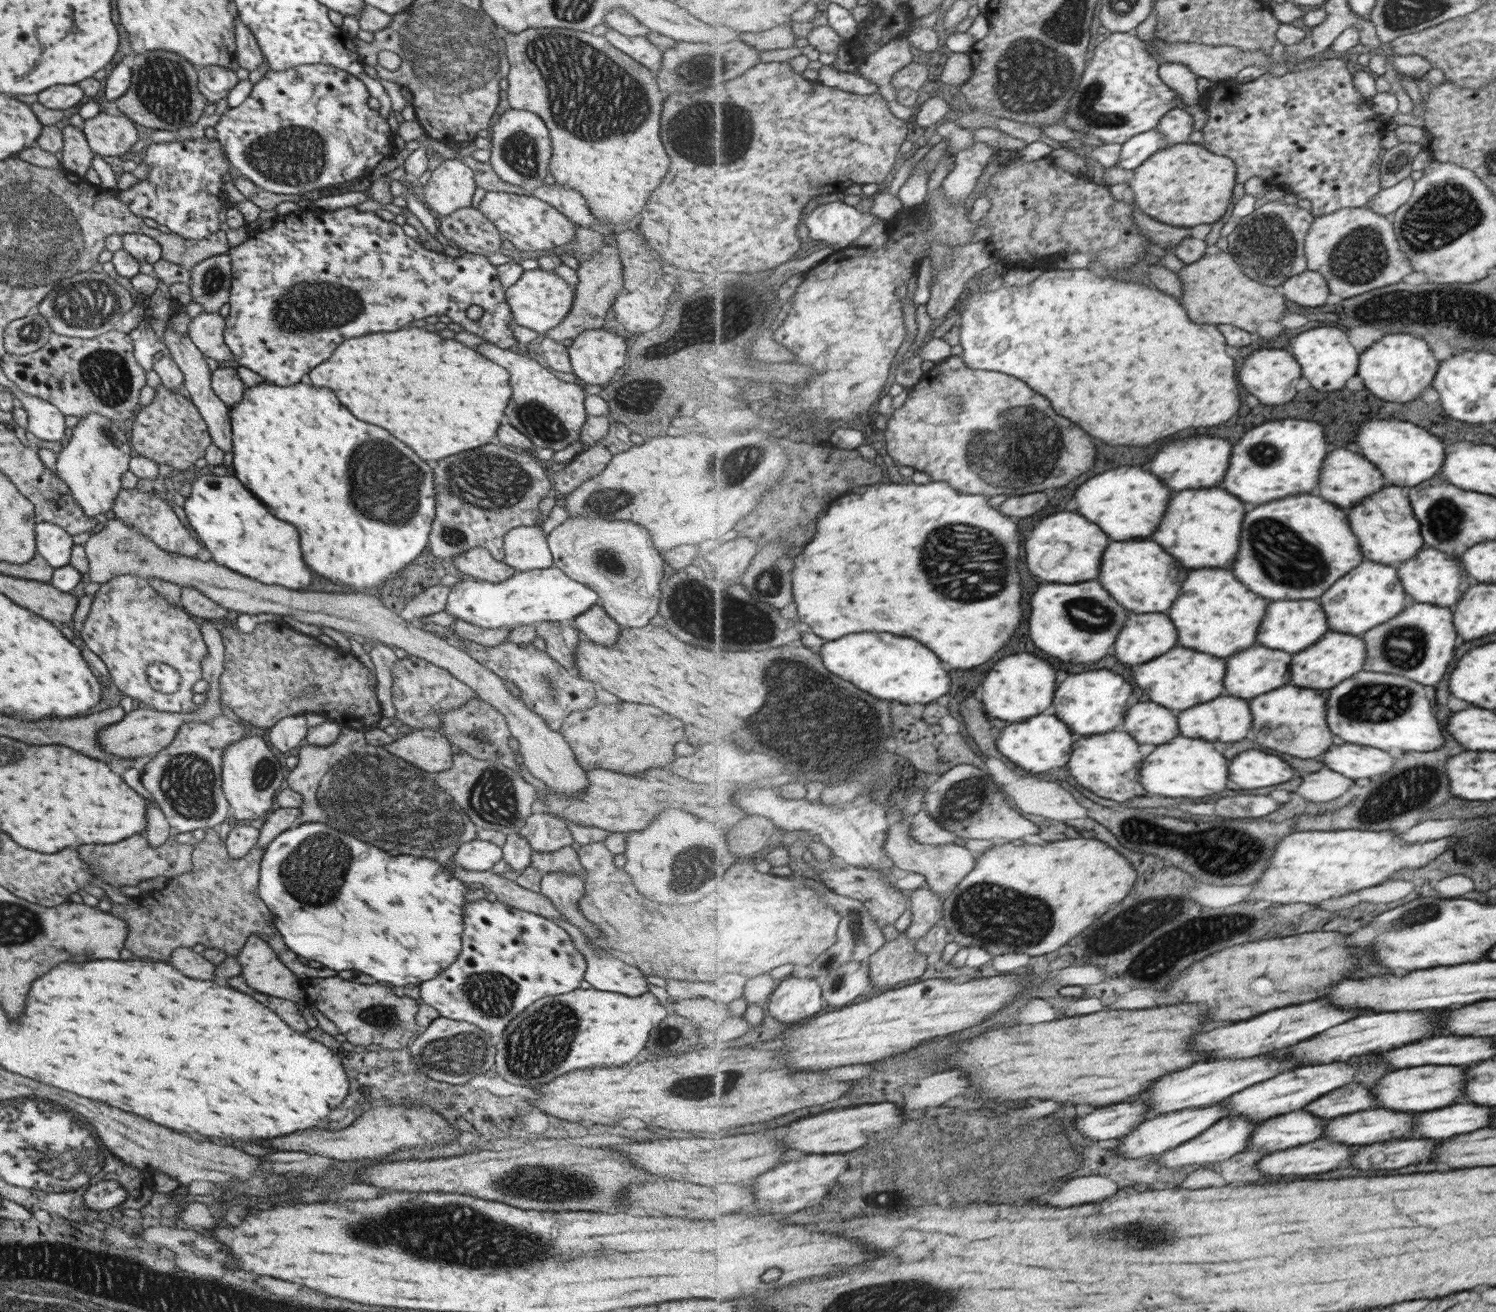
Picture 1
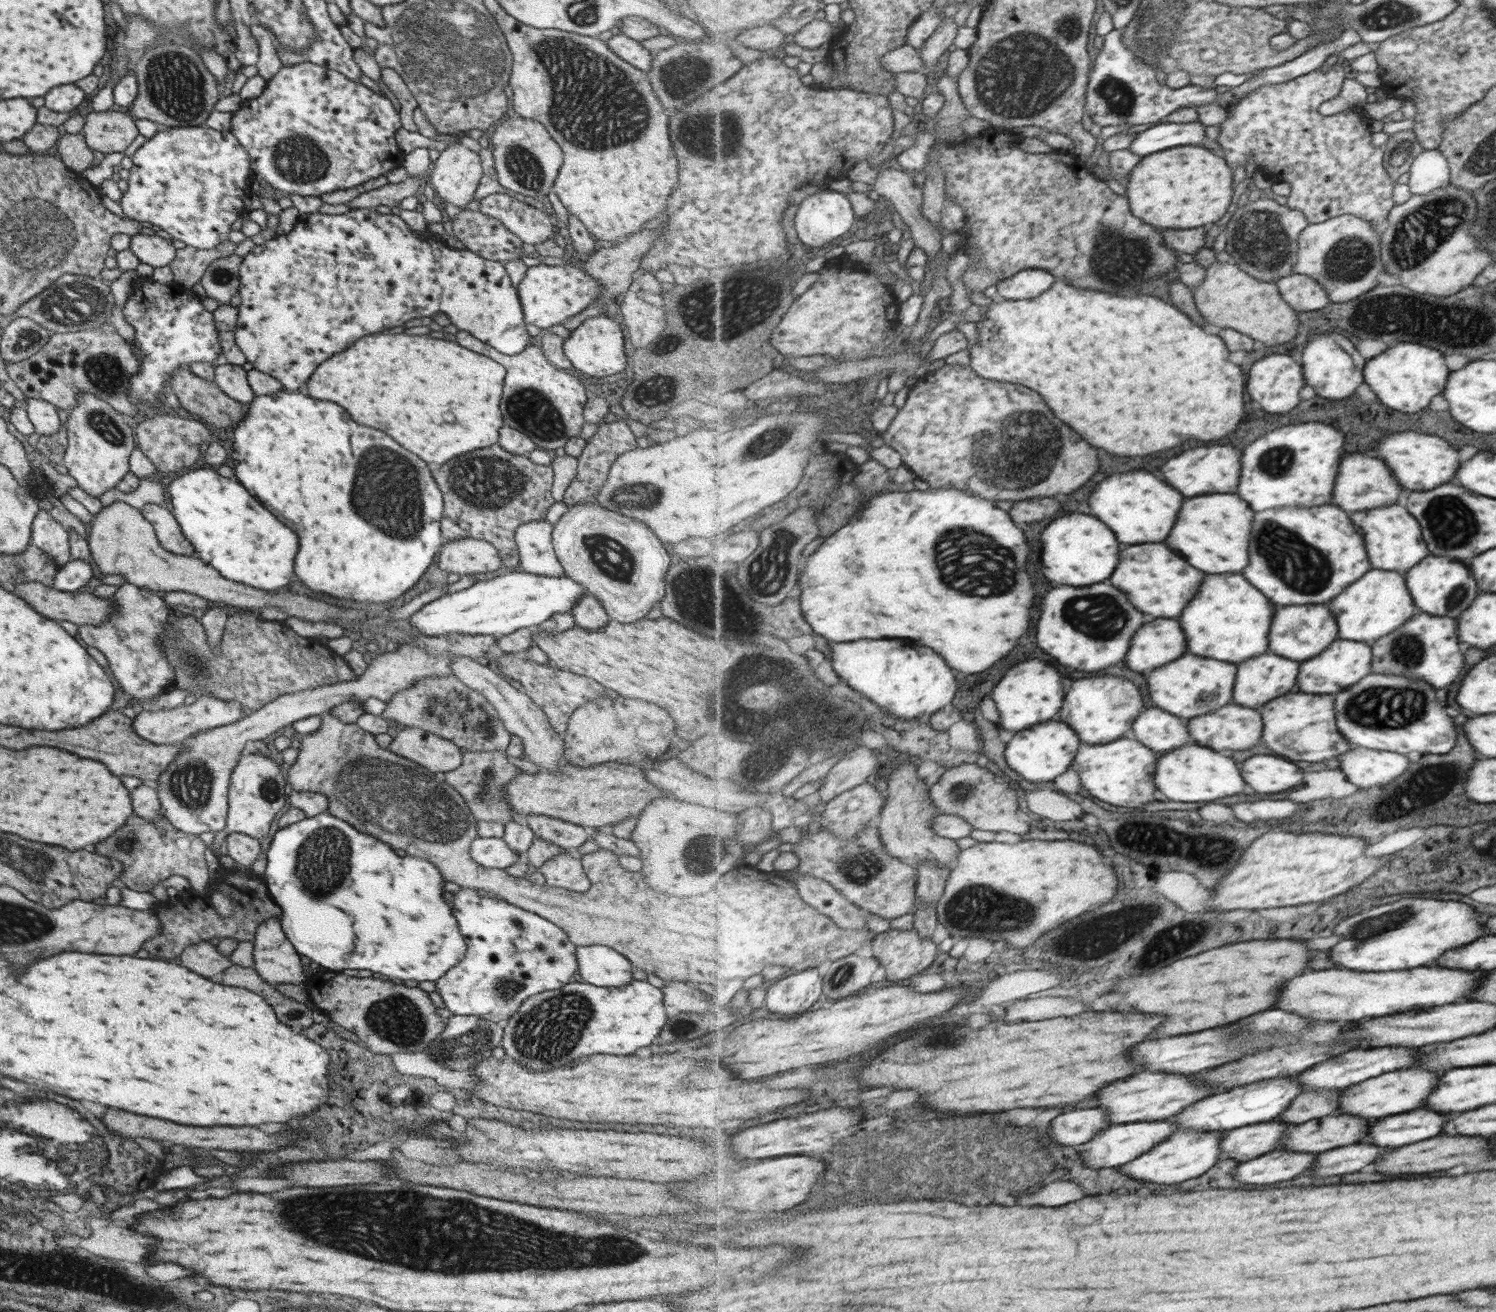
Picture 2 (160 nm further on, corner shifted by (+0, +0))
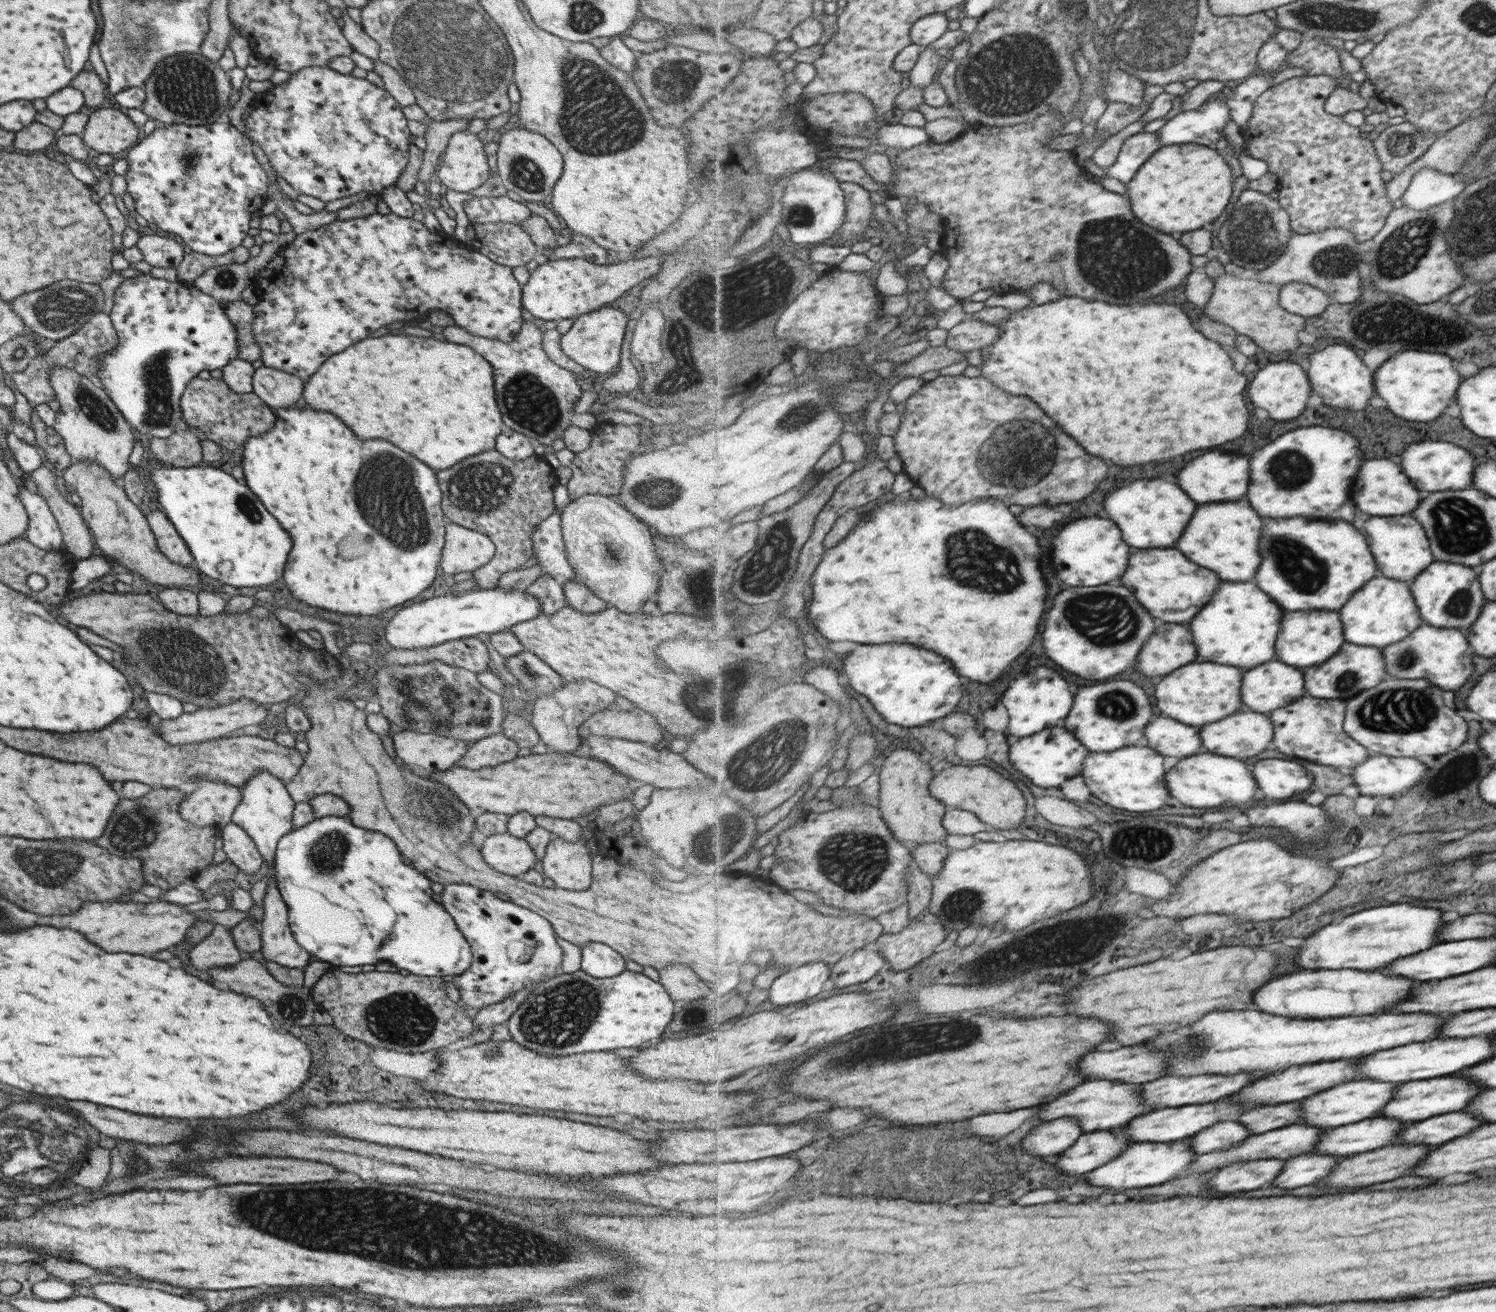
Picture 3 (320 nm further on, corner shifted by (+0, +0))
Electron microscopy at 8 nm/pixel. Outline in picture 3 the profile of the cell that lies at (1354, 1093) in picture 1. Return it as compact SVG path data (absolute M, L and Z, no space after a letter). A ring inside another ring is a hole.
M1299 1102L1279 1104L1279 1106L1255 1107L1239 1117L1239 1122L1244 1124L1251 1134L1271 1132L1295 1123L1301 1122Z

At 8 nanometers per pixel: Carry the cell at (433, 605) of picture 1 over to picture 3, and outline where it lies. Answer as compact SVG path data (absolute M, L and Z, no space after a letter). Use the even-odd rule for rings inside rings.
M495 450L465 458L453 468L441 470L437 474L437 484L441 490L440 510L445 521L487 536L494 546L492 558L482 567L472 571L472 578L476 582L474 589L494 589L502 574L523 568L532 562L534 546L531 533L541 521L545 521L545 518L554 513L553 494L557 482L554 469L547 465L542 456L533 453L523 460L511 460L497 454Z

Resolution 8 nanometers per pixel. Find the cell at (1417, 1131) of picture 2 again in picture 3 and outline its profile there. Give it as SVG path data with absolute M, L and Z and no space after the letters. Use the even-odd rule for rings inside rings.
M1371 1118L1359 1124L1343 1126L1341 1130L1329 1130L1327 1138L1323 1134L1321 1142L1314 1148L1319 1154L1331 1156L1351 1156L1369 1150L1377 1150L1385 1144L1391 1144L1399 1134L1401 1122L1393 1118Z

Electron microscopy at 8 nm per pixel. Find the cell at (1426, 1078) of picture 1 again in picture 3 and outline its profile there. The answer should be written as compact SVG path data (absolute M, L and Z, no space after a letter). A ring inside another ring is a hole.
M1359 1080L1359 1082L1345 1082L1341 1086L1335 1086L1333 1090L1325 1090L1317 1096L1311 1096L1307 1098L1301 1108L1303 1108L1303 1122L1309 1126L1318 1126L1321 1128L1337 1128L1337 1126L1345 1126L1345 1124L1353 1124L1353 1122L1361 1122L1365 1118L1373 1118L1371 1114L1377 1114L1377 1110L1387 1104L1387 1100L1393 1096L1393 1090L1395 1090L1397 1084L1385 1084L1385 1082L1371 1082L1371 1080Z

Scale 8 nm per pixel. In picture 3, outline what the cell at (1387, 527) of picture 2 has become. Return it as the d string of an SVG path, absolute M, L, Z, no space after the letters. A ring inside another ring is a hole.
M1361 514L1355 522L1361 530L1365 528L1369 532L1369 546L1373 546L1373 554L1377 554L1377 566L1379 572L1385 578L1393 580L1414 580L1425 568L1433 562L1431 558L1431 546L1427 544L1427 538L1419 526L1409 516L1397 516L1397 518L1369 518L1367 514Z

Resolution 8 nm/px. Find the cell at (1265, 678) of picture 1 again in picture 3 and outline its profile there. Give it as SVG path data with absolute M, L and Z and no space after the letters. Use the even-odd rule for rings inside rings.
M1279 660L1269 662L1269 666L1257 666L1257 670L1249 670L1244 682L1242 702L1245 702L1245 708L1253 708L1257 712L1273 712L1307 694L1303 672Z

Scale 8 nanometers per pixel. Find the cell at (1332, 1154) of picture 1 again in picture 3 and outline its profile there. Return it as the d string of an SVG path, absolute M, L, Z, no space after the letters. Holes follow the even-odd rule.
M1263 1158L1255 1162L1241 1161L1239 1164L1221 1166L1209 1176L1208 1186L1219 1194L1235 1194L1264 1188L1281 1174L1283 1164L1285 1162L1277 1158Z

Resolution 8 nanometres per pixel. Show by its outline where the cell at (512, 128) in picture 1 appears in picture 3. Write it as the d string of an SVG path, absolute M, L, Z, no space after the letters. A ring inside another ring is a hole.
M512 123L497 140L496 168L499 184L522 202L546 203L555 181L562 173L562 157L544 136Z

